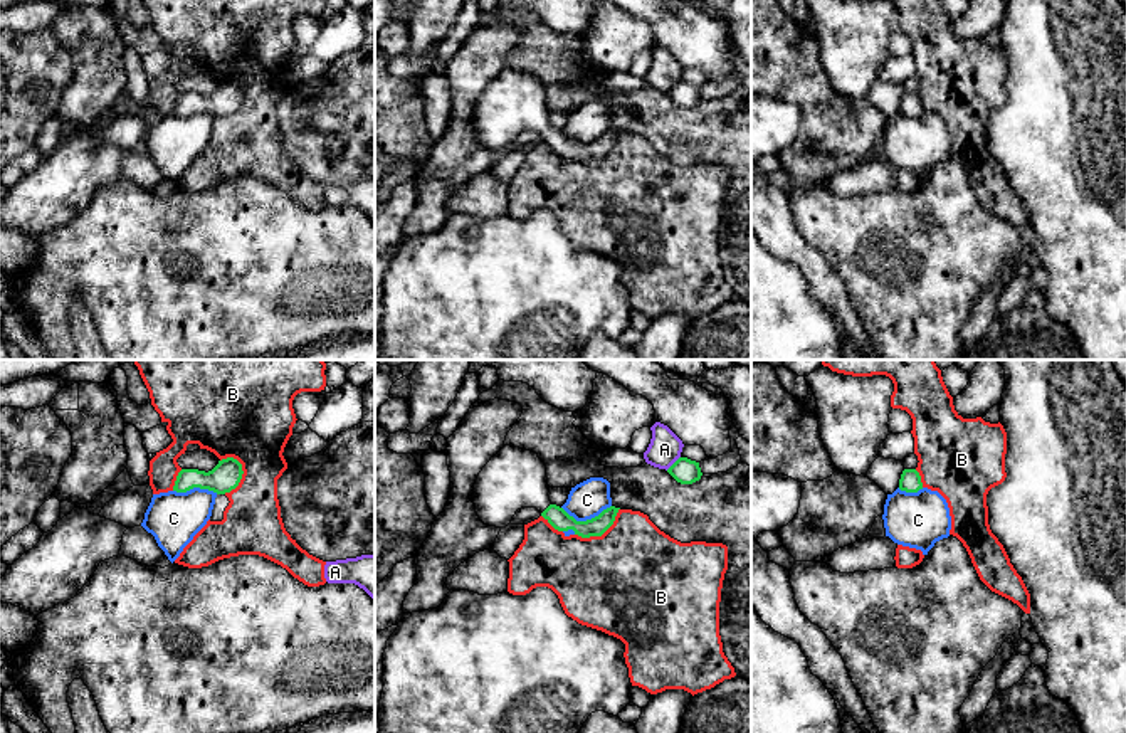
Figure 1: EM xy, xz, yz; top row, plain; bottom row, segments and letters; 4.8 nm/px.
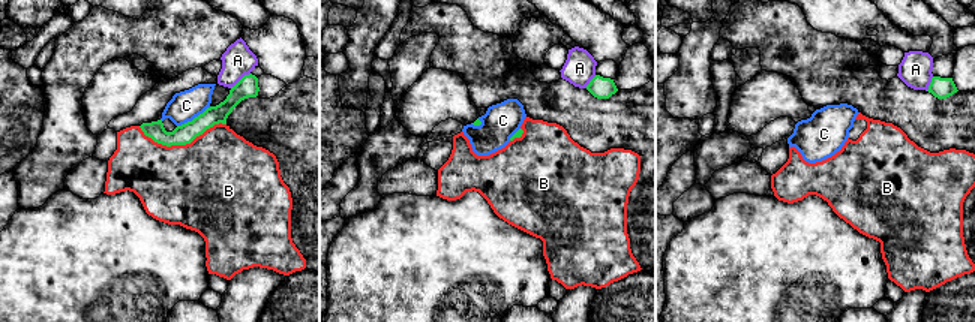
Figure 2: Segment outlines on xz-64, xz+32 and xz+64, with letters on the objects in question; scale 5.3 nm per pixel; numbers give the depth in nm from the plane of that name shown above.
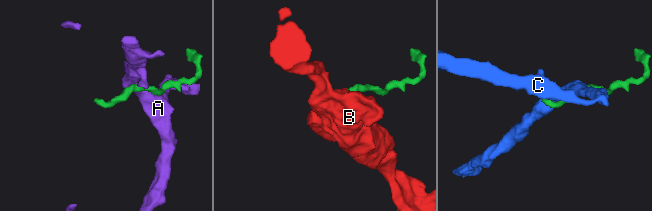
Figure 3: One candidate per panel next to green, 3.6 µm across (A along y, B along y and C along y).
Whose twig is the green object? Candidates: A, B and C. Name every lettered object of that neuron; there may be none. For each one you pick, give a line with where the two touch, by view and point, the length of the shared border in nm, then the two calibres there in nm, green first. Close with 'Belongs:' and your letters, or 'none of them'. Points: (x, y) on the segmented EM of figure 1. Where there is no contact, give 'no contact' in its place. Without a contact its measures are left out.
Belongs: none of them

